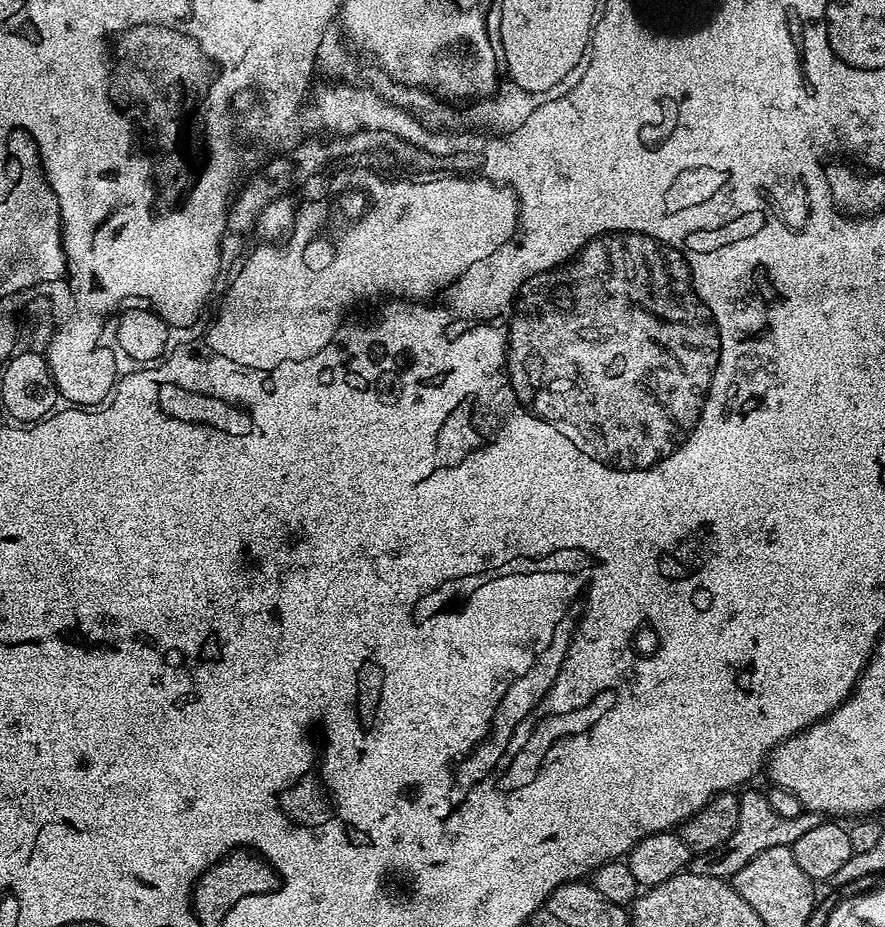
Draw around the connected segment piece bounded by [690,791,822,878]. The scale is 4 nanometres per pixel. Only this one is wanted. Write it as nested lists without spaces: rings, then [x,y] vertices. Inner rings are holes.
[[[741,791],[738,796],[740,802],[738,822],[731,840],[721,844],[719,848],[712,849],[711,852],[693,855],[690,871],[694,874],[721,878],[736,876],[738,870],[742,870],[742,866],[746,866],[746,862],[758,858],[758,854],[762,854],[762,850],[787,848],[794,842],[798,842],[798,838],[802,838],[802,834],[806,834],[806,830],[814,830],[814,826],[818,826],[822,822],[817,813],[807,810],[801,811],[798,818],[782,818],[782,814],[778,814],[774,810],[774,806],[770,806],[768,797],[763,791],[743,792]]]

